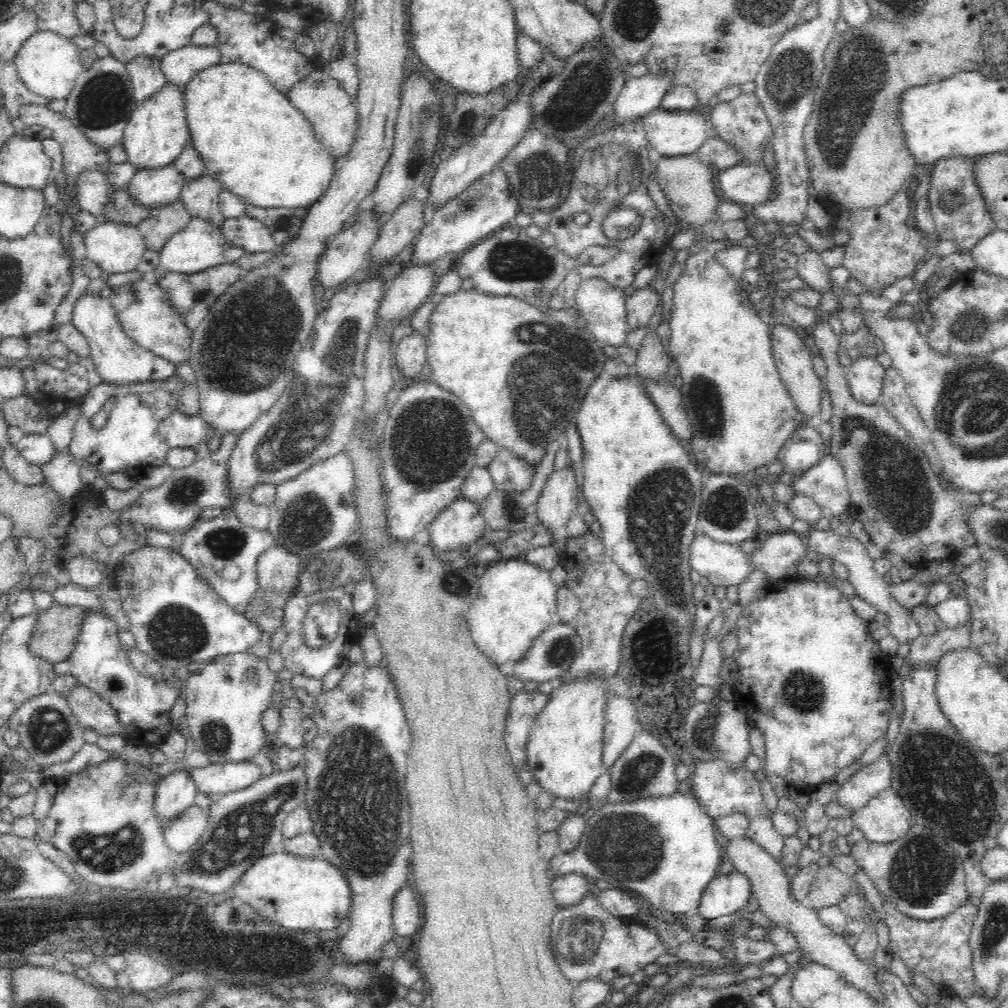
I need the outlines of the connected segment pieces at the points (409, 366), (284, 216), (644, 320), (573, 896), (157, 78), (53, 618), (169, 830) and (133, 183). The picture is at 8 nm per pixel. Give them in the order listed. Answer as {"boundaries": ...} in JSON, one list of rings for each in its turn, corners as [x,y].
{"boundaries":[[[[414,329],[412,334],[402,337],[396,352],[396,365],[404,378],[417,379],[427,361],[427,336]]],[[[247,204],[245,214],[262,222],[264,226],[270,229],[270,233],[279,247],[290,242],[292,238],[296,238],[302,222],[300,218],[294,216],[292,210],[283,207],[261,208]]],[[[649,285],[642,290],[635,290],[632,295],[628,296],[625,304],[627,308],[627,330],[637,332],[638,328],[651,322],[659,300],[660,295]]],[[[578,873],[555,876],[550,886],[553,899],[559,908],[576,905],[586,894],[595,891],[592,880]]],[[[134,58],[126,63],[126,70],[132,81],[134,102],[137,105],[158,94],[169,82],[160,68],[160,59]]],[[[56,602],[48,608],[35,609],[29,651],[52,664],[63,661],[74,650],[89,611],[83,606]]],[[[196,804],[185,808],[174,820],[161,820],[162,835],[172,854],[189,849],[206,830],[207,813]]],[[[168,164],[158,170],[137,171],[125,189],[134,205],[153,211],[178,201],[186,181],[172,164]]]]}

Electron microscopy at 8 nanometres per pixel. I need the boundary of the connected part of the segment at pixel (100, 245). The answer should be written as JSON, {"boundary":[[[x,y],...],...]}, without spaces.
{"boundary":[[[98,221],[97,225],[84,234],[86,256],[95,262],[104,274],[124,274],[136,271],[142,260],[146,244],[137,227],[108,221]]]}

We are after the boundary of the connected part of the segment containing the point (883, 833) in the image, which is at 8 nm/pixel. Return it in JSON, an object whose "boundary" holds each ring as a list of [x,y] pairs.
{"boundary":[[[889,787],[871,798],[862,808],[851,815],[856,829],[861,831],[868,842],[890,843],[905,836],[914,822],[910,822],[910,814],[903,800]]]}

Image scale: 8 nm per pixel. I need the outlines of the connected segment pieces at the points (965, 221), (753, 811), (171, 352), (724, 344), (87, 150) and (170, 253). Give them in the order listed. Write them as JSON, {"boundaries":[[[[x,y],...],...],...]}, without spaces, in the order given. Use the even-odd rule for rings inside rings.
{"boundaries":[[[[976,157],[941,158],[932,164],[926,198],[936,223],[936,232],[941,234],[941,240],[954,241],[958,253],[970,253],[976,242],[996,227],[976,179]]],[[[711,761],[700,763],[694,774],[689,777],[690,789],[694,792],[693,796],[699,801],[700,805],[706,809],[710,817],[717,819],[718,817],[742,812],[748,814],[750,820],[749,830],[745,836],[753,838],[757,844],[760,844],[774,855],[779,861],[782,852],[784,837],[774,829],[772,814],[766,808],[760,792],[760,782],[754,778],[753,771],[739,769],[738,771],[730,771],[728,766],[722,761]]],[[[141,274],[138,280],[130,280],[130,283],[114,289],[108,299],[124,332],[131,336],[136,344],[174,364],[189,361],[193,332],[184,321],[184,315],[178,313],[171,304],[170,296],[159,287],[159,280],[146,280],[146,276]]],[[[720,242],[705,245],[700,252],[690,255],[685,262],[686,274],[674,288],[672,320],[670,320],[668,354],[678,364],[682,386],[683,411],[688,414],[691,437],[686,446],[694,461],[705,473],[728,473],[745,476],[760,466],[776,462],[782,446],[798,428],[812,425],[817,419],[802,412],[782,381],[772,353],[772,340],[767,323],[752,309],[750,302],[738,299],[739,282],[716,261],[714,254]]],[[[26,104],[19,110],[20,120],[26,125],[42,125],[46,128],[47,133],[60,143],[61,151],[63,154],[63,167],[66,177],[68,177],[68,189],[72,193],[73,209],[75,215],[80,211],[78,202],[75,199],[75,190],[73,188],[73,182],[75,176],[84,169],[101,169],[104,170],[109,165],[109,159],[105,153],[105,150],[94,146],[83,134],[74,126],[74,123],[60,112],[54,112],[49,109],[47,105]]],[[[192,218],[182,231],[176,232],[165,243],[160,252],[159,267],[174,273],[195,274],[220,264],[235,263],[244,253],[244,250],[226,243],[221,230],[200,219]]]]}

